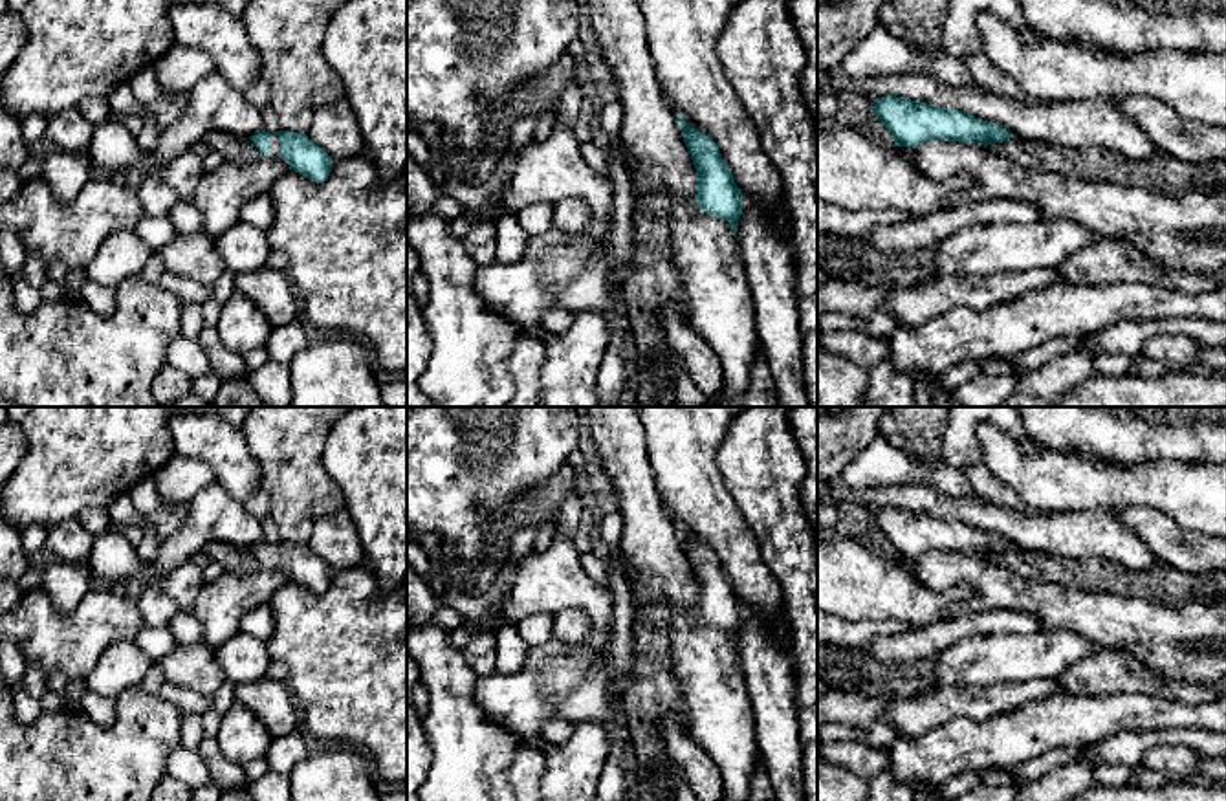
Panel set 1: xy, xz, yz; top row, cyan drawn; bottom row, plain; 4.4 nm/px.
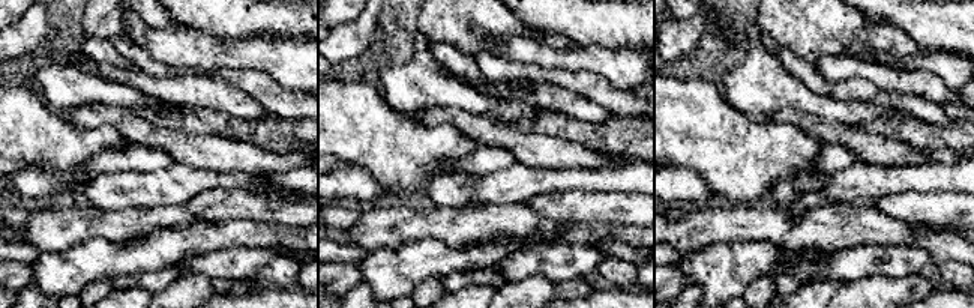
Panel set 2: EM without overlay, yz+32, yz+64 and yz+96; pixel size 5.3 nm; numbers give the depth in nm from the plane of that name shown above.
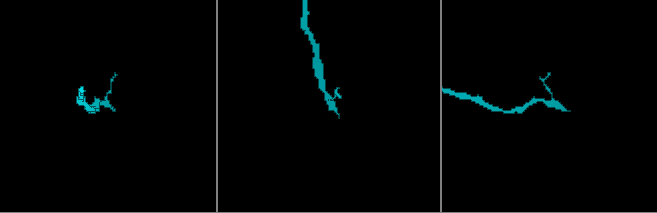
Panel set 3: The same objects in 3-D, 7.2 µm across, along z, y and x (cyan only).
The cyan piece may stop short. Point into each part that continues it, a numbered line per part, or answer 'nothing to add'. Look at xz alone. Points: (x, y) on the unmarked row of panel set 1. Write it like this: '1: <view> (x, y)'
1: xz (719, 713)

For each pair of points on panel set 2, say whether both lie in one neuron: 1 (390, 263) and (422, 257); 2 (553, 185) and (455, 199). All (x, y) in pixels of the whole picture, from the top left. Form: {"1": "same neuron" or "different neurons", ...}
{"1": "same neuron", "2": "same neuron"}

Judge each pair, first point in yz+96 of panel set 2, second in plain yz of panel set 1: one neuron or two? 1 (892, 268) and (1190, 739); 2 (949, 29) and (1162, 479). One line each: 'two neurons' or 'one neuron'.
1: one neuron
2: two neurons

